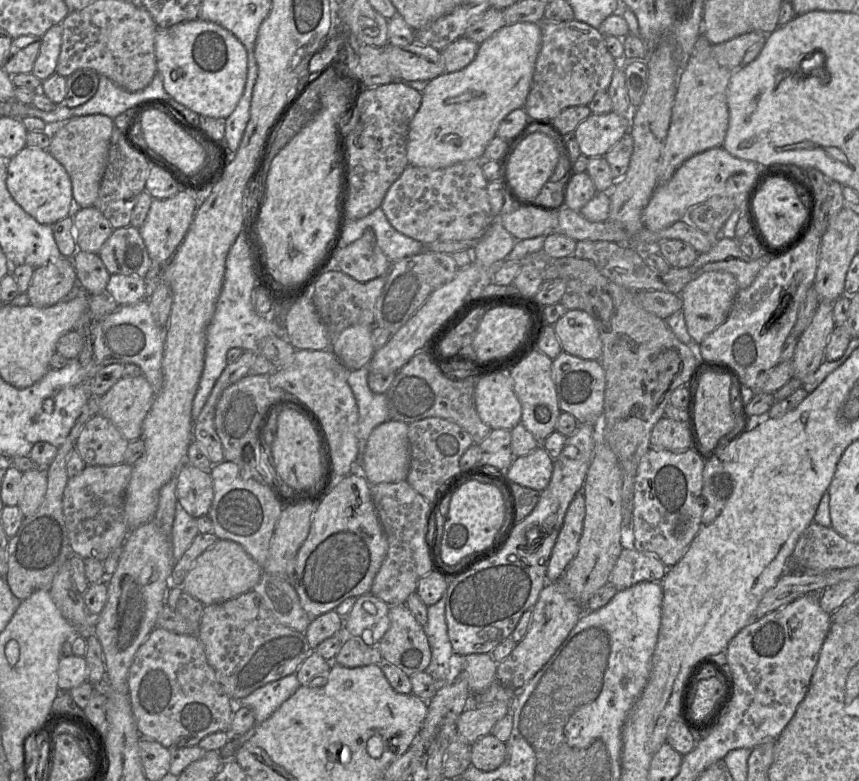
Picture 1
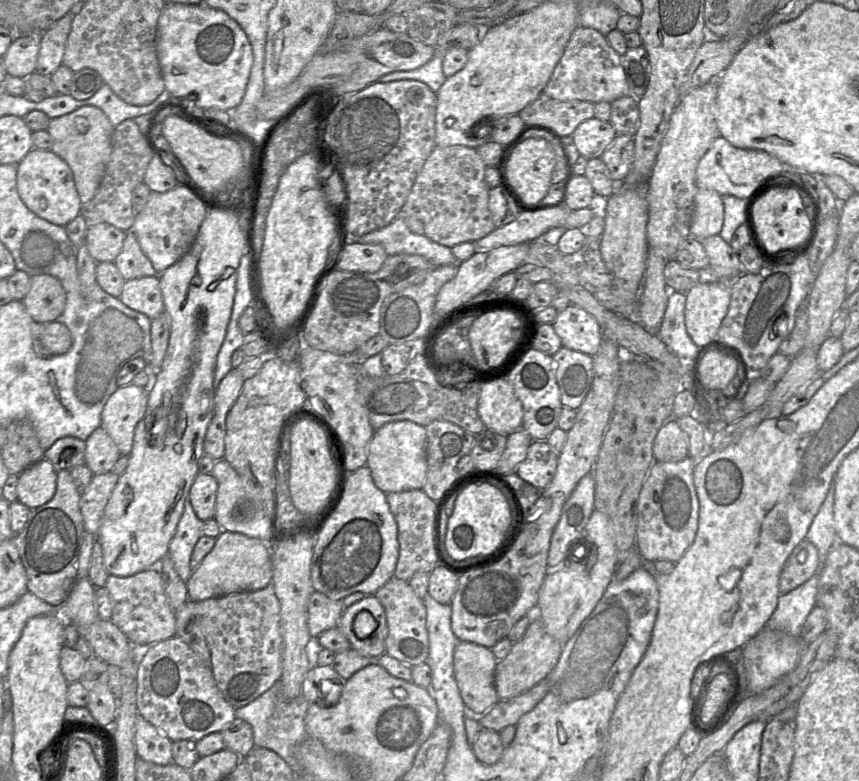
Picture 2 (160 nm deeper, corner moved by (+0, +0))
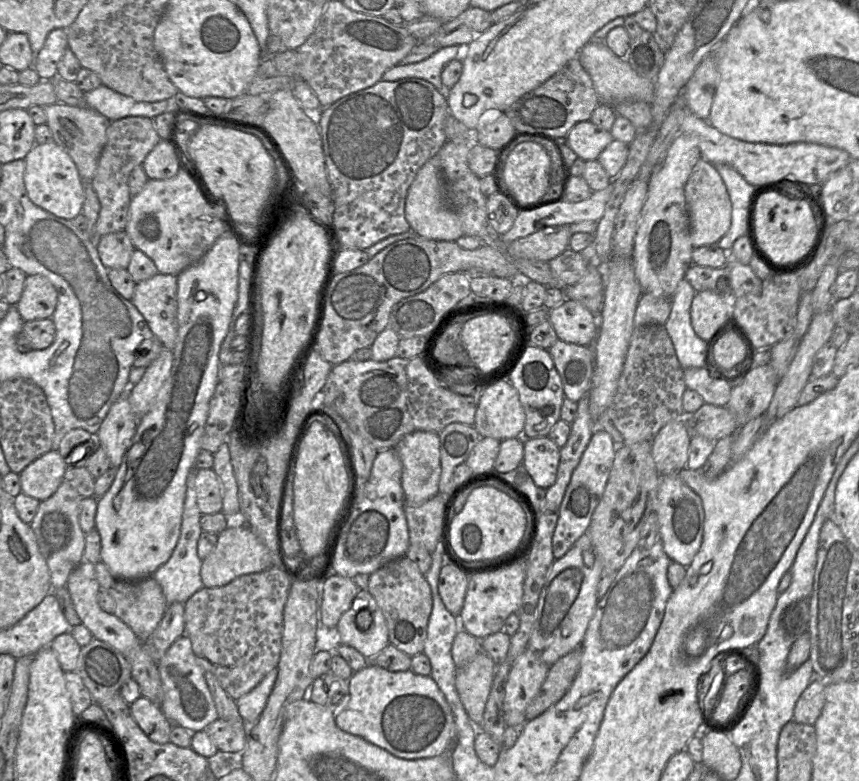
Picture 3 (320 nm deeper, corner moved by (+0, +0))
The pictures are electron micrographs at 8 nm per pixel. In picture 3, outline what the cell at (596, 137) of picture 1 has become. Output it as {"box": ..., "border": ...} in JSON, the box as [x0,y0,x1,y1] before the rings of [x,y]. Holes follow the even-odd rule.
{"box":[567,120,612,160],"border":[[[590,120],[575,124],[567,135],[570,148],[582,160],[597,160],[601,152],[612,142],[611,133]]]}

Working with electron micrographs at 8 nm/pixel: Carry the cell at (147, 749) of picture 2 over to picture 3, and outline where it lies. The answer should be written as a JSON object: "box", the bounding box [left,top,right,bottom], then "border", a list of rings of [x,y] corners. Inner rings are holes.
{"box":[130,696,173,742],"border":[[[141,696],[130,705],[130,709],[134,720],[152,742],[170,742],[173,724],[165,717],[159,706]]]}

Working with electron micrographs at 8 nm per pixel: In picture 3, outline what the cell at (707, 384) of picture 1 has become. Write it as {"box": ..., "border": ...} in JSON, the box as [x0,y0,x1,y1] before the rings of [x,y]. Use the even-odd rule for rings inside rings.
{"box":[707,328,747,373],"border":[[[731,328],[713,344],[707,355],[707,365],[713,364],[719,373],[743,363],[746,355],[747,344],[743,336],[737,329]]]}

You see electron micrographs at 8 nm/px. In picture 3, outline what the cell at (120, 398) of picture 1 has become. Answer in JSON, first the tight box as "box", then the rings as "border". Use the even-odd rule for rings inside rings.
{"box":[95,395,138,468],"border":[[[126,395],[120,397],[109,409],[95,435],[111,464],[118,468],[136,433],[138,420]]]}

